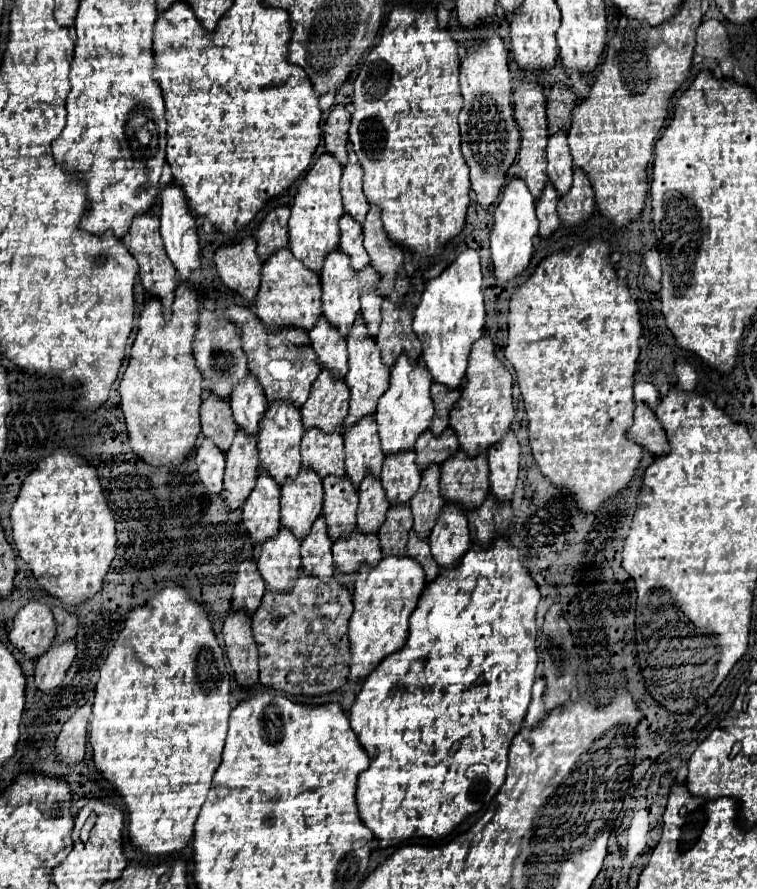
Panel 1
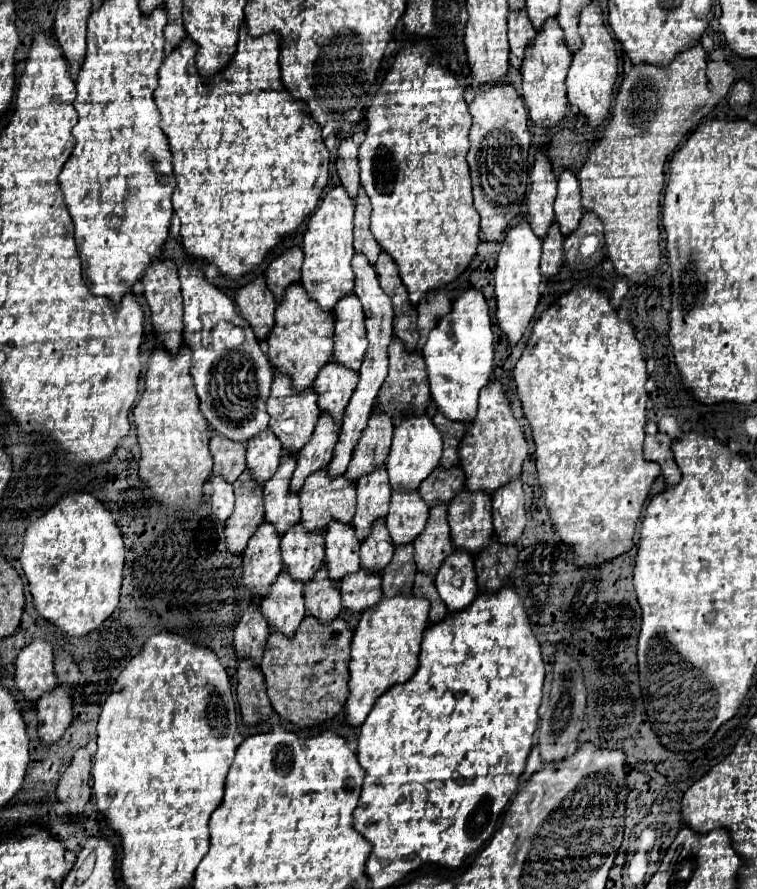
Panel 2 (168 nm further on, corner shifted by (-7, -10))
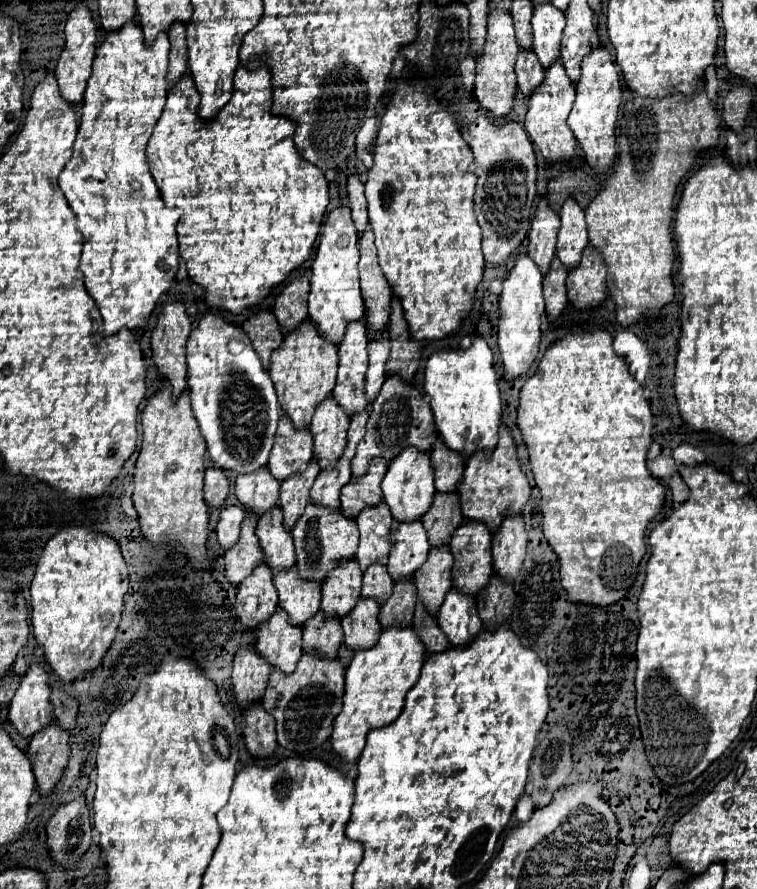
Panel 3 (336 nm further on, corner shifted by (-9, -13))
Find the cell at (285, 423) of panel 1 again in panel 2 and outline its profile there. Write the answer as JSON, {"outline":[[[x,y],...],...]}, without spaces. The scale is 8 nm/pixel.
{"outline":[[[283,456],[275,476],[263,486],[265,522],[273,524],[275,532],[283,536],[291,526],[299,524],[299,496],[289,492],[289,476],[293,474],[295,458]]]}

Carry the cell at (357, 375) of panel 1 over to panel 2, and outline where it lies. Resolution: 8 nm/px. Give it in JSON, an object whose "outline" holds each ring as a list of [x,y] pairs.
{"outline":[[[375,406],[369,424],[357,444],[357,452],[353,452],[353,460],[349,462],[345,478],[349,482],[357,482],[361,476],[367,476],[379,466],[383,466],[389,456],[391,438],[393,438],[393,422]]]}

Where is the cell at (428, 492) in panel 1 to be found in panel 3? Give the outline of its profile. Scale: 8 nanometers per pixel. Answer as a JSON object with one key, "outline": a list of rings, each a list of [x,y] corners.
{"outline":[[[437,545],[429,549],[423,567],[419,567],[419,573],[413,575],[413,581],[417,585],[417,597],[425,603],[431,615],[439,611],[445,593],[453,587],[451,565],[453,565],[453,555],[449,547]]]}

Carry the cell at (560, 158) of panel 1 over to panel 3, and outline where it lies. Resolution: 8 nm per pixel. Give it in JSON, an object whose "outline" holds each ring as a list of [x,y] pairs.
{"outline":[[[569,197],[563,203],[559,217],[561,217],[561,229],[559,229],[559,241],[557,241],[557,257],[569,269],[579,263],[581,253],[589,243],[585,213],[579,207],[579,203],[573,197]]]}

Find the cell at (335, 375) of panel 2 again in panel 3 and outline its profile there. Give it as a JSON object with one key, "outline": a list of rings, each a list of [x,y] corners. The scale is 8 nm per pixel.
{"outline":[[[329,395],[323,403],[319,403],[311,421],[311,433],[315,439],[313,457],[319,459],[321,469],[333,467],[339,455],[343,455],[347,445],[347,429],[349,417],[343,407],[339,407],[335,397]]]}

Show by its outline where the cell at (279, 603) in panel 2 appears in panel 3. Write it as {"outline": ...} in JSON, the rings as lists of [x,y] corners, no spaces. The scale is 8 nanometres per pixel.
{"outline":[[[275,611],[257,631],[257,651],[269,659],[273,667],[291,673],[301,657],[301,627],[291,627],[283,611]]]}

